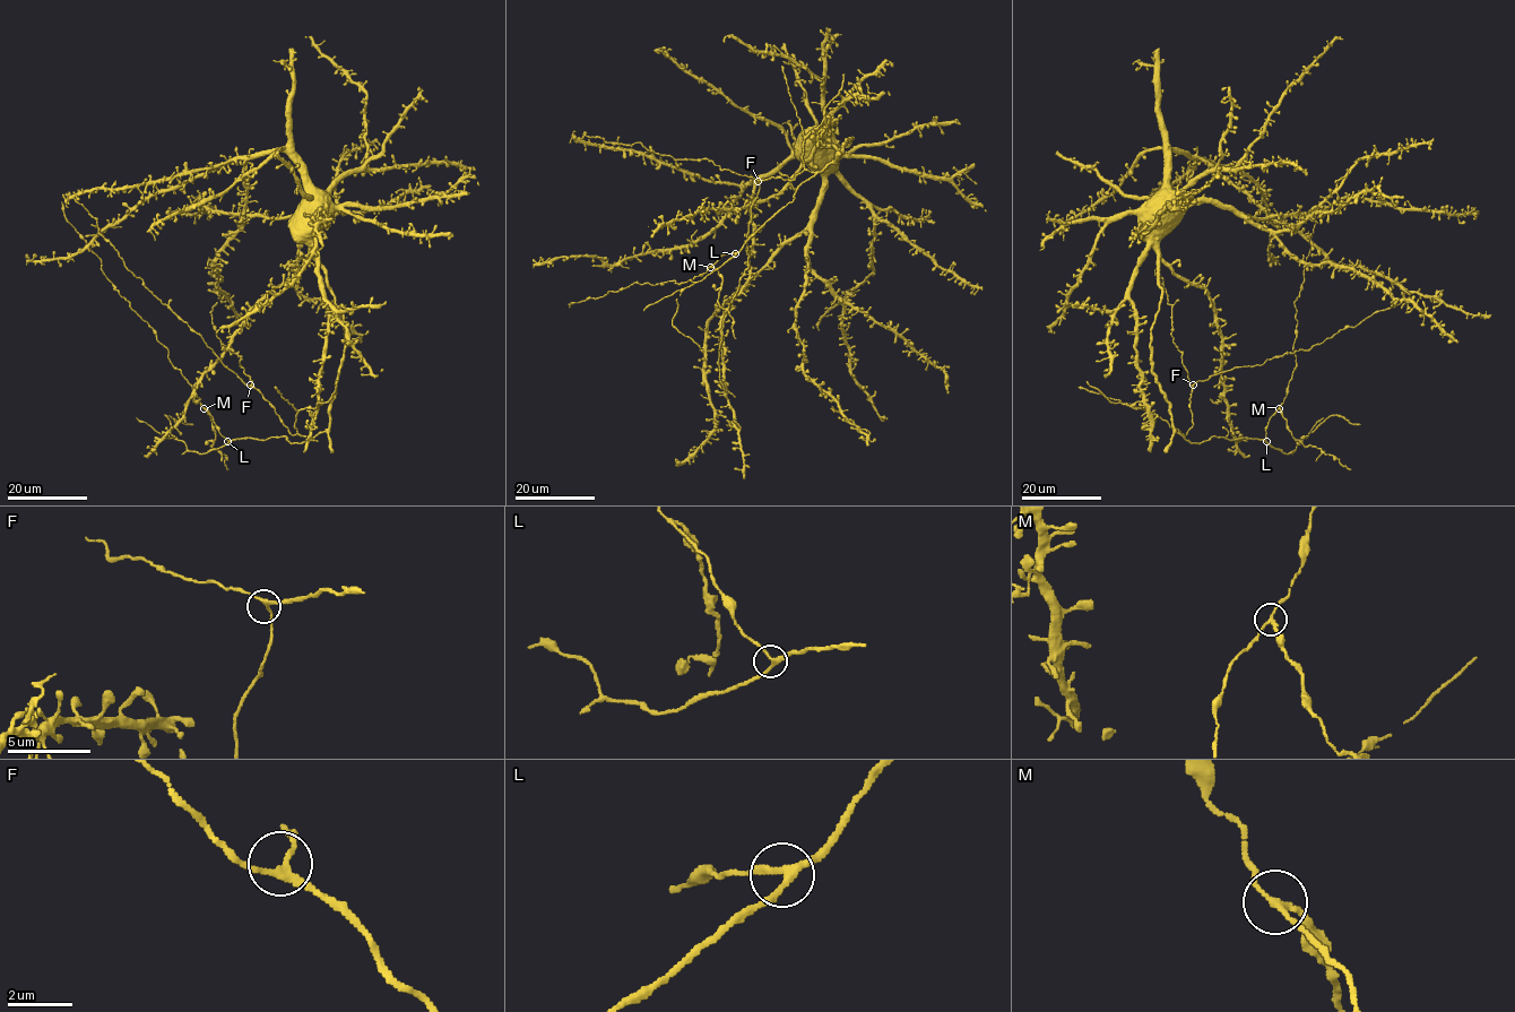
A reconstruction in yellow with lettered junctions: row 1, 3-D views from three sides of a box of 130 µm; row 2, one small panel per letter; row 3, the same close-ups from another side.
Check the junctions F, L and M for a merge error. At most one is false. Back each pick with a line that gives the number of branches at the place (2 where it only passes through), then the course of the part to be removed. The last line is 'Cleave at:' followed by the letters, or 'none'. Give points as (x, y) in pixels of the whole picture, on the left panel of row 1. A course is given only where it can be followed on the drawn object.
M: 3 branches meet; foreign part runs (204, 407), (215, 431), (215, 442), (210, 446), (225, 456), (228, 469)
Cleave at: M

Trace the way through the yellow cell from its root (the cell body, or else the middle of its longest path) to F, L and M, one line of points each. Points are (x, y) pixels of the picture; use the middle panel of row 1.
F: (821, 139), (820, 145), (837, 149), (853, 139), (820, 172), (803, 170), (793, 180), (758, 181)
L: (821, 139), (820, 145), (837, 149), (853, 139), (735, 253)
M: (821, 139), (820, 145), (837, 149), (853, 139), (737, 252), (724, 253), (710, 267)

